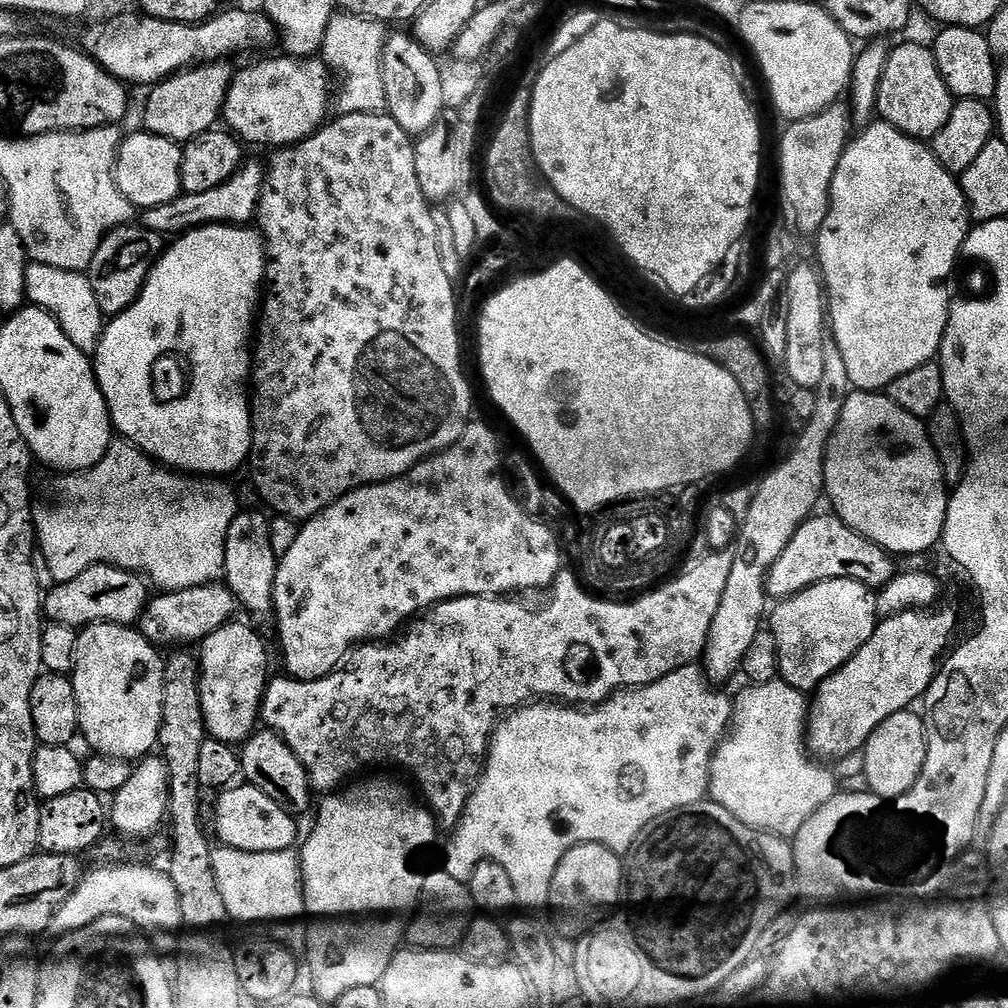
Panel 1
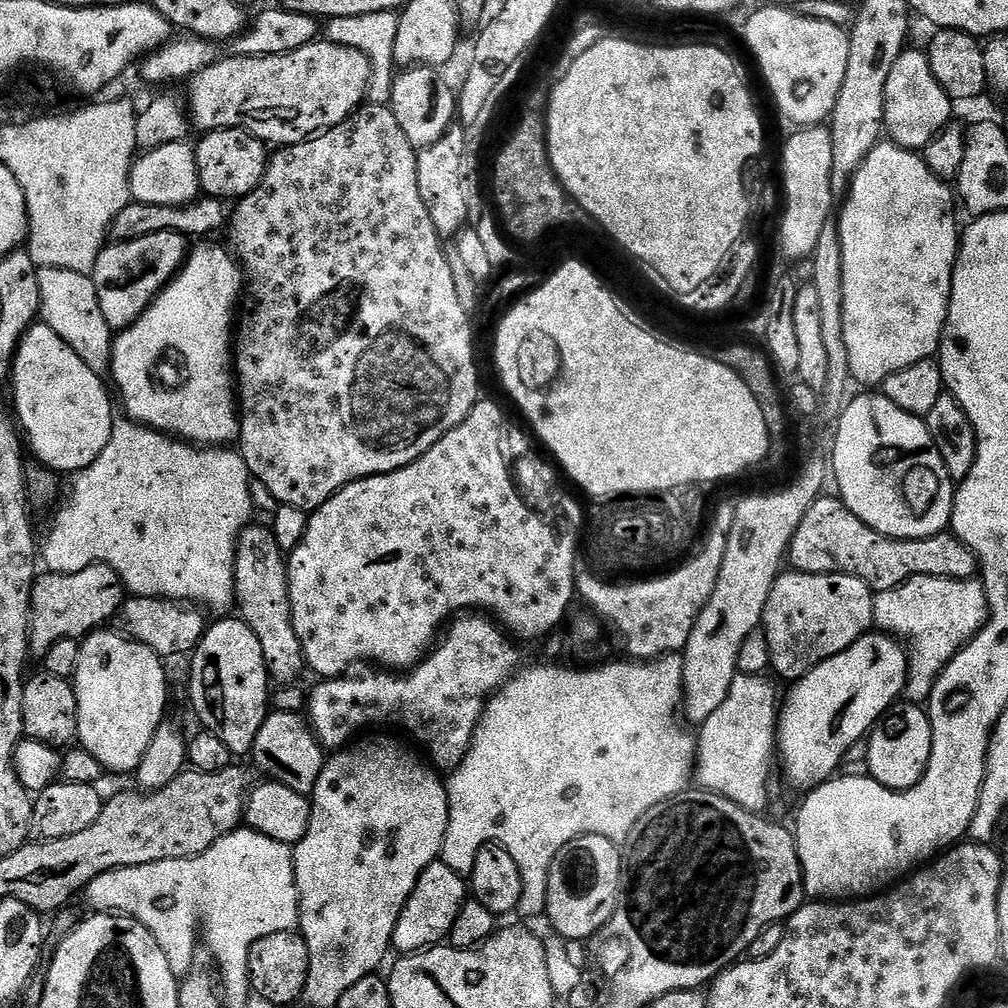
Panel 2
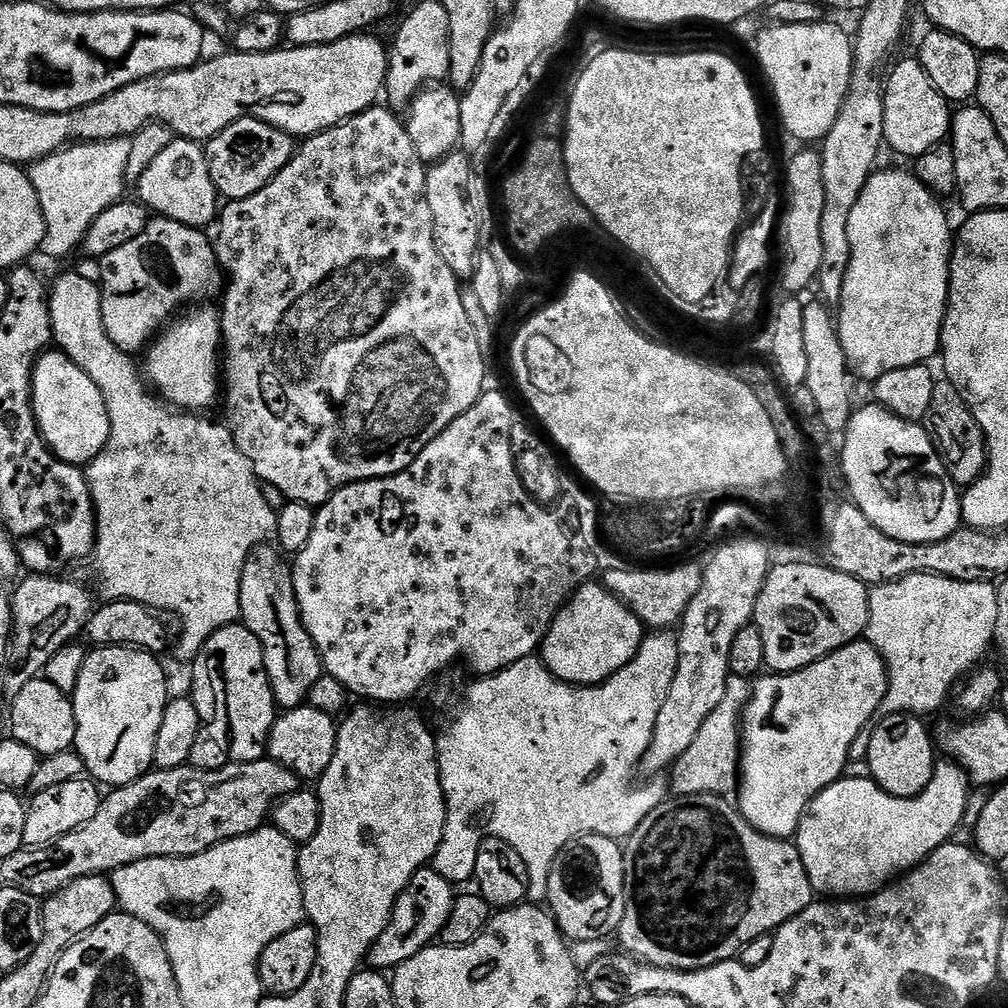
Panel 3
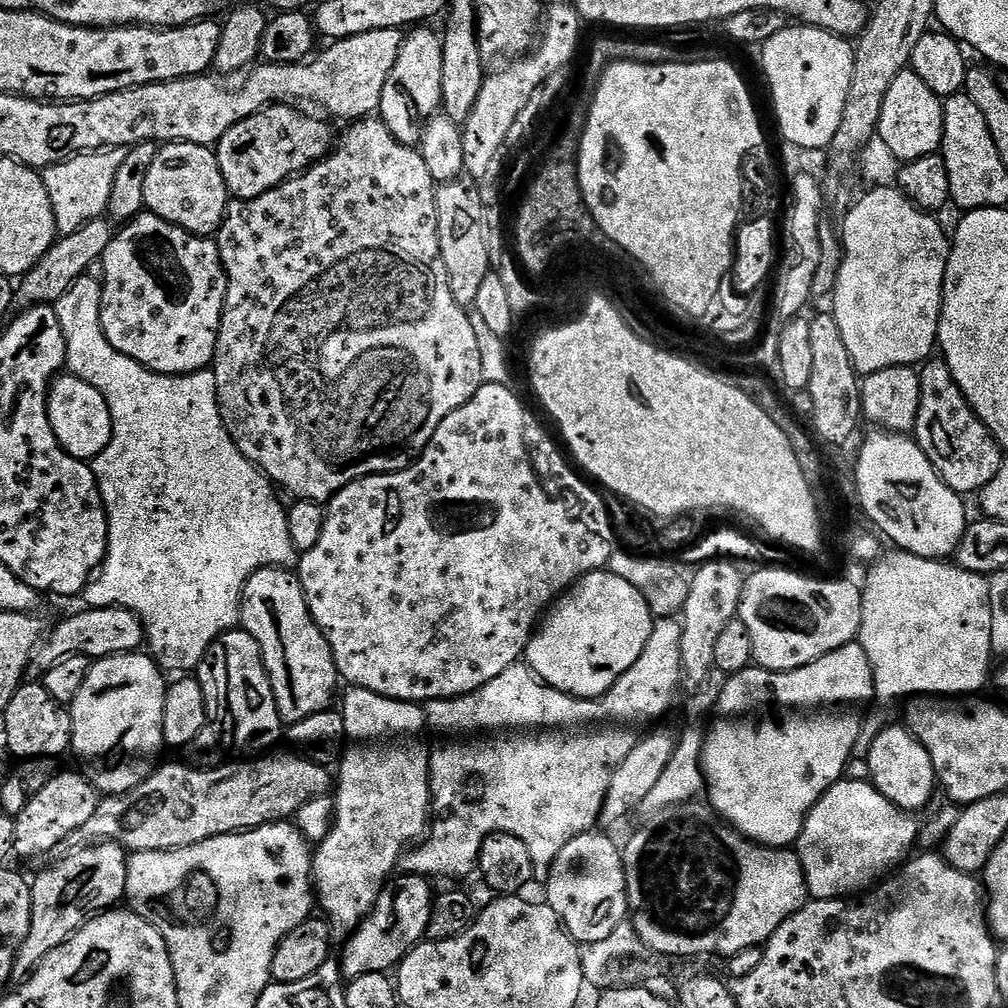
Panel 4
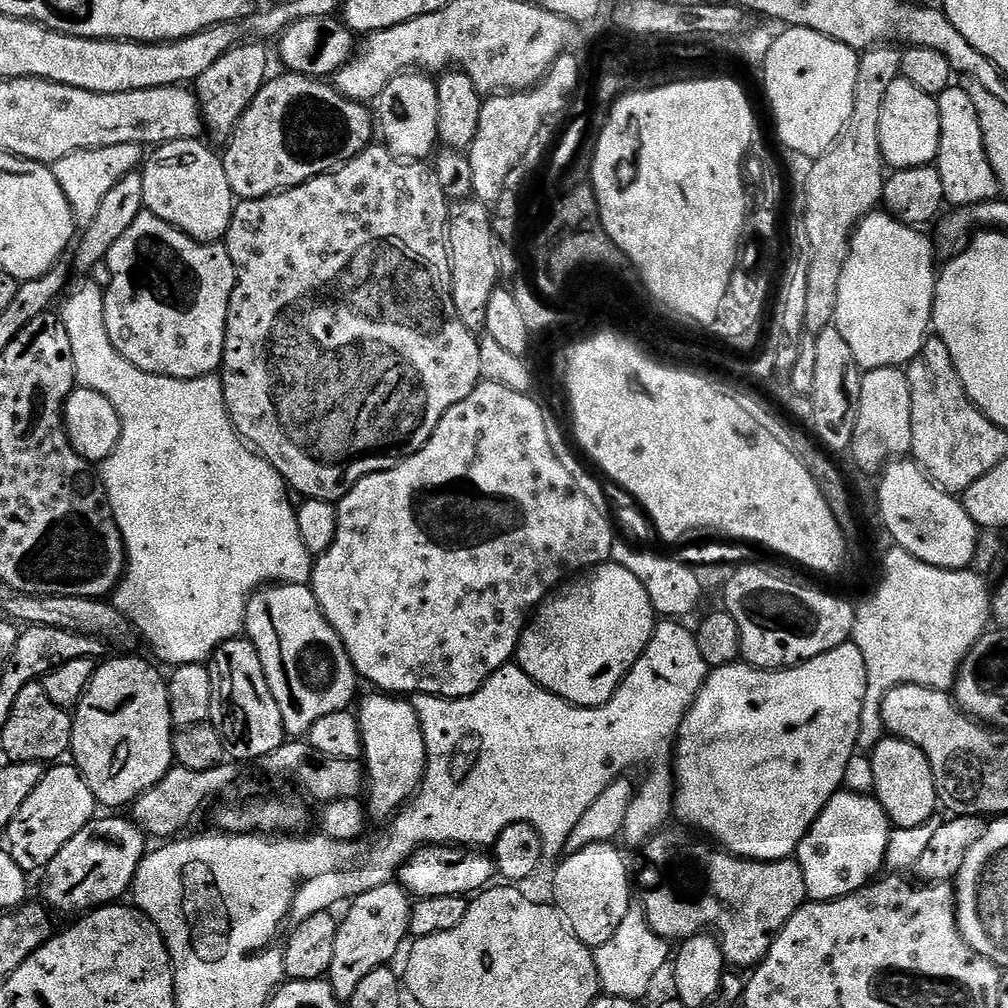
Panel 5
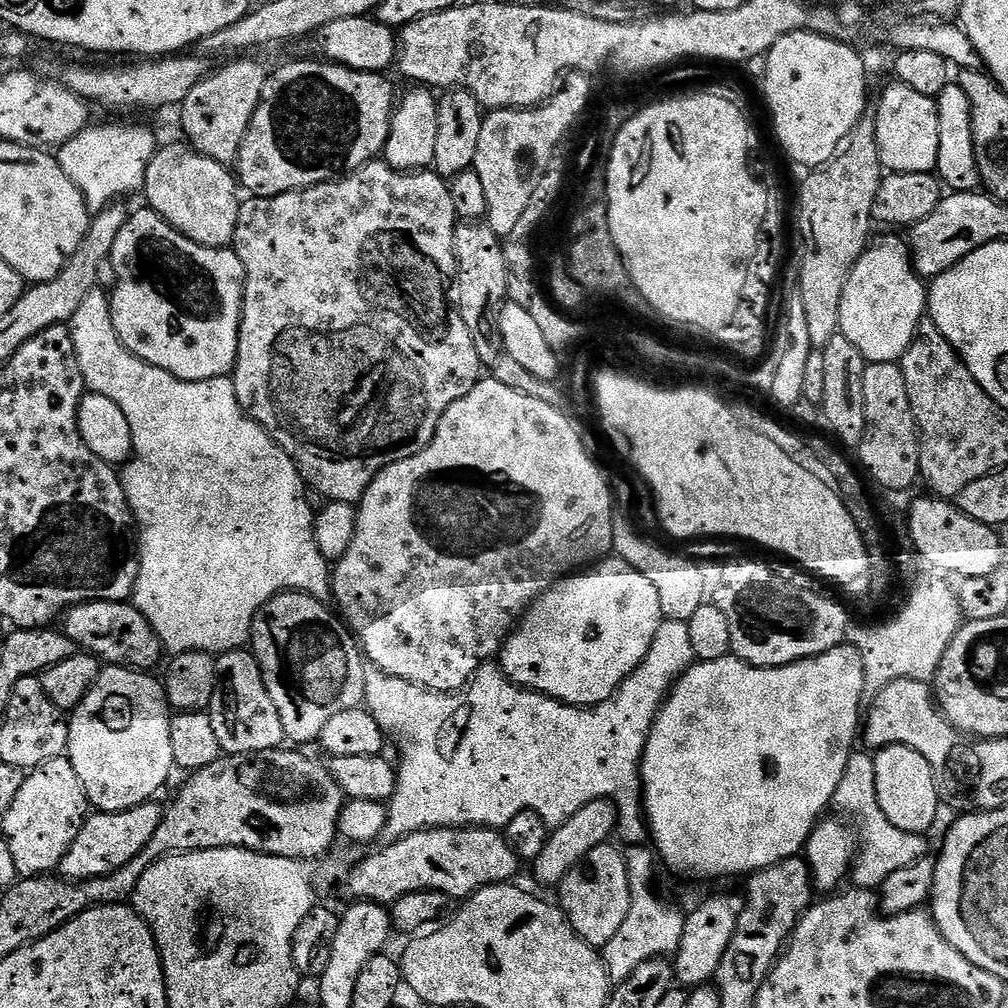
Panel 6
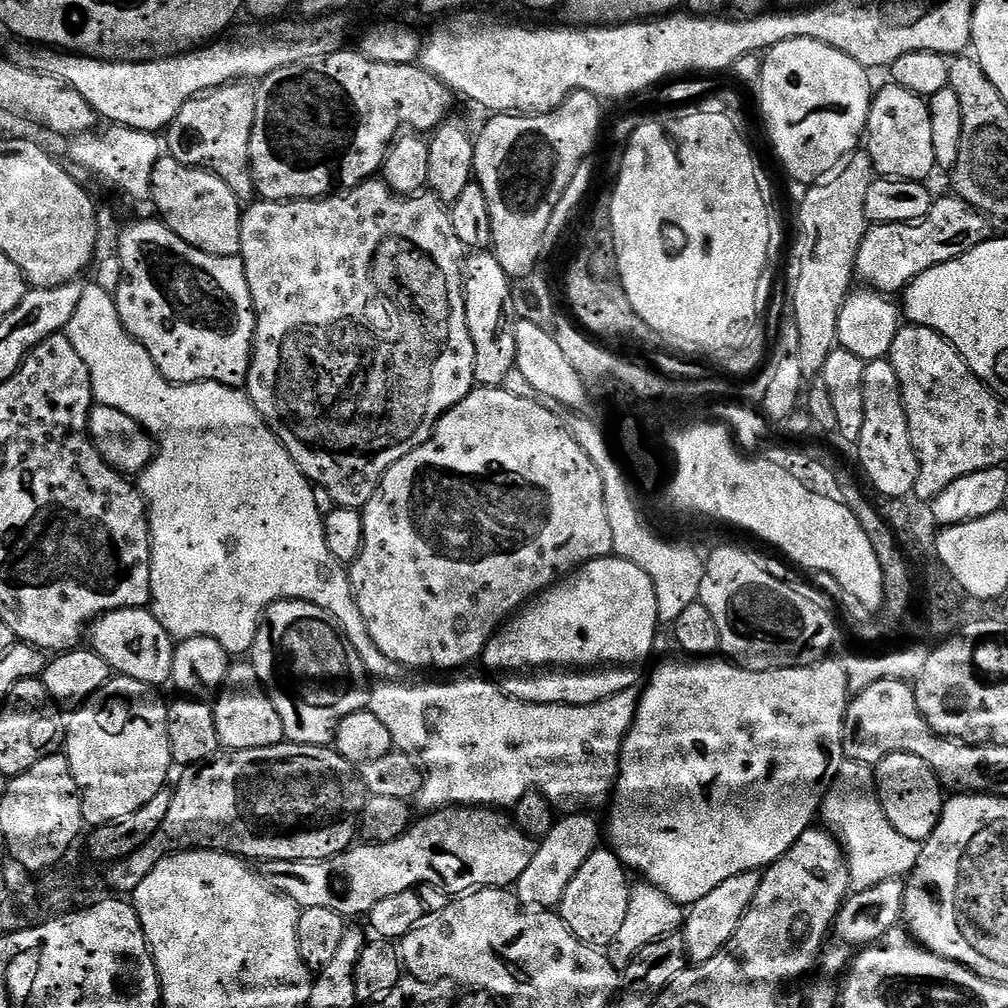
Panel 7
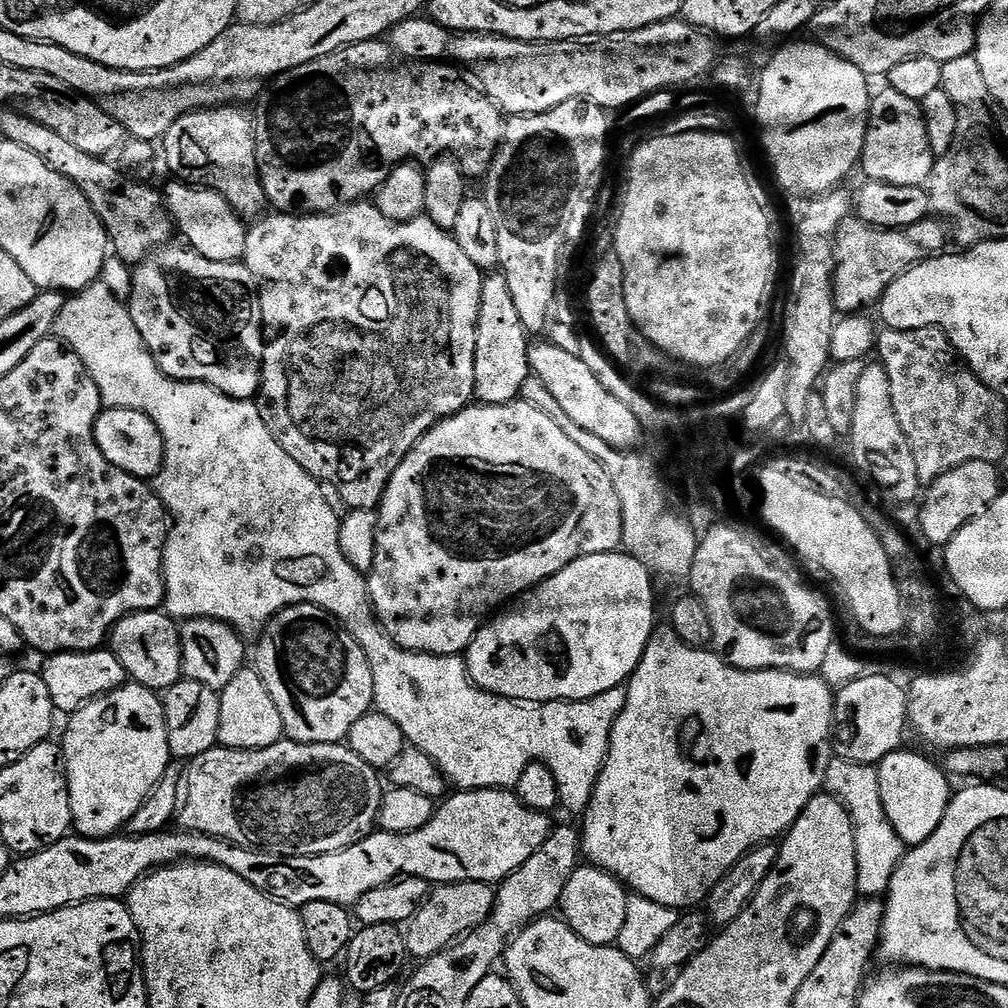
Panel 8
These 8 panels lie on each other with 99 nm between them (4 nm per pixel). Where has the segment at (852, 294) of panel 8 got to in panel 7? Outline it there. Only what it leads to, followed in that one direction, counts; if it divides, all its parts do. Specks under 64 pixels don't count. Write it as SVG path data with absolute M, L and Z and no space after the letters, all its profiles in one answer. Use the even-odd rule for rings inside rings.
M947 195L941 200L940 197L933 199L930 214L915 224L894 222L871 225L858 246L855 279L881 294L900 294L912 281L926 274L926 270L934 270L934 266L962 258L962 254L974 250L974 246L983 244L993 235L989 217L971 208L959 196Z

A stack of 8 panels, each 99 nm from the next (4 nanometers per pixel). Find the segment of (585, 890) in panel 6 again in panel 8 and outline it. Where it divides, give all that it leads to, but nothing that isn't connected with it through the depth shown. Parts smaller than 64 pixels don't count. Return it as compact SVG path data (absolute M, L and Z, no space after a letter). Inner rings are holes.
M580 866L570 882L566 882L566 890L562 890L558 912L564 923L572 927L574 934L578 934L578 938L607 948L617 943L626 923L628 897L624 885L610 873L603 872L601 868Z

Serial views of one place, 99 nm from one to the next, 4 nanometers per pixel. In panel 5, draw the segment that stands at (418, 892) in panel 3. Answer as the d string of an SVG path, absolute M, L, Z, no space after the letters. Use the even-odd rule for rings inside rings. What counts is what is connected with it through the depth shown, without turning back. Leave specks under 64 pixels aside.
M398 882L374 886L374 890L366 890L366 894L356 897L347 905L348 913L336 925L334 959L330 962L326 977L337 1000L346 1002L366 974L393 963L391 960L395 958L400 943L410 936L408 927L412 905L410 893Z

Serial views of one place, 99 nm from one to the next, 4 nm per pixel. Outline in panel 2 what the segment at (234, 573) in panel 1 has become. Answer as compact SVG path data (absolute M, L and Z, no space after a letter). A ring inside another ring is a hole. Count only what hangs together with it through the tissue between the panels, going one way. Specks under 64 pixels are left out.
M253 522L248 527L242 530L240 541L236 543L236 603L235 607L238 609L239 619L246 622L246 626L250 626L250 630L254 630L254 634L258 634L258 642L262 645L262 654L266 658L266 666L268 667L268 675L273 681L281 680L282 683L288 684L291 680L296 680L300 676L300 671L305 671L306 665L304 663L304 651L298 642L298 638L294 634L294 626L292 625L292 607L288 601L288 566L286 563L286 553L278 546L278 542L274 538L271 527L264 528L259 522Z

